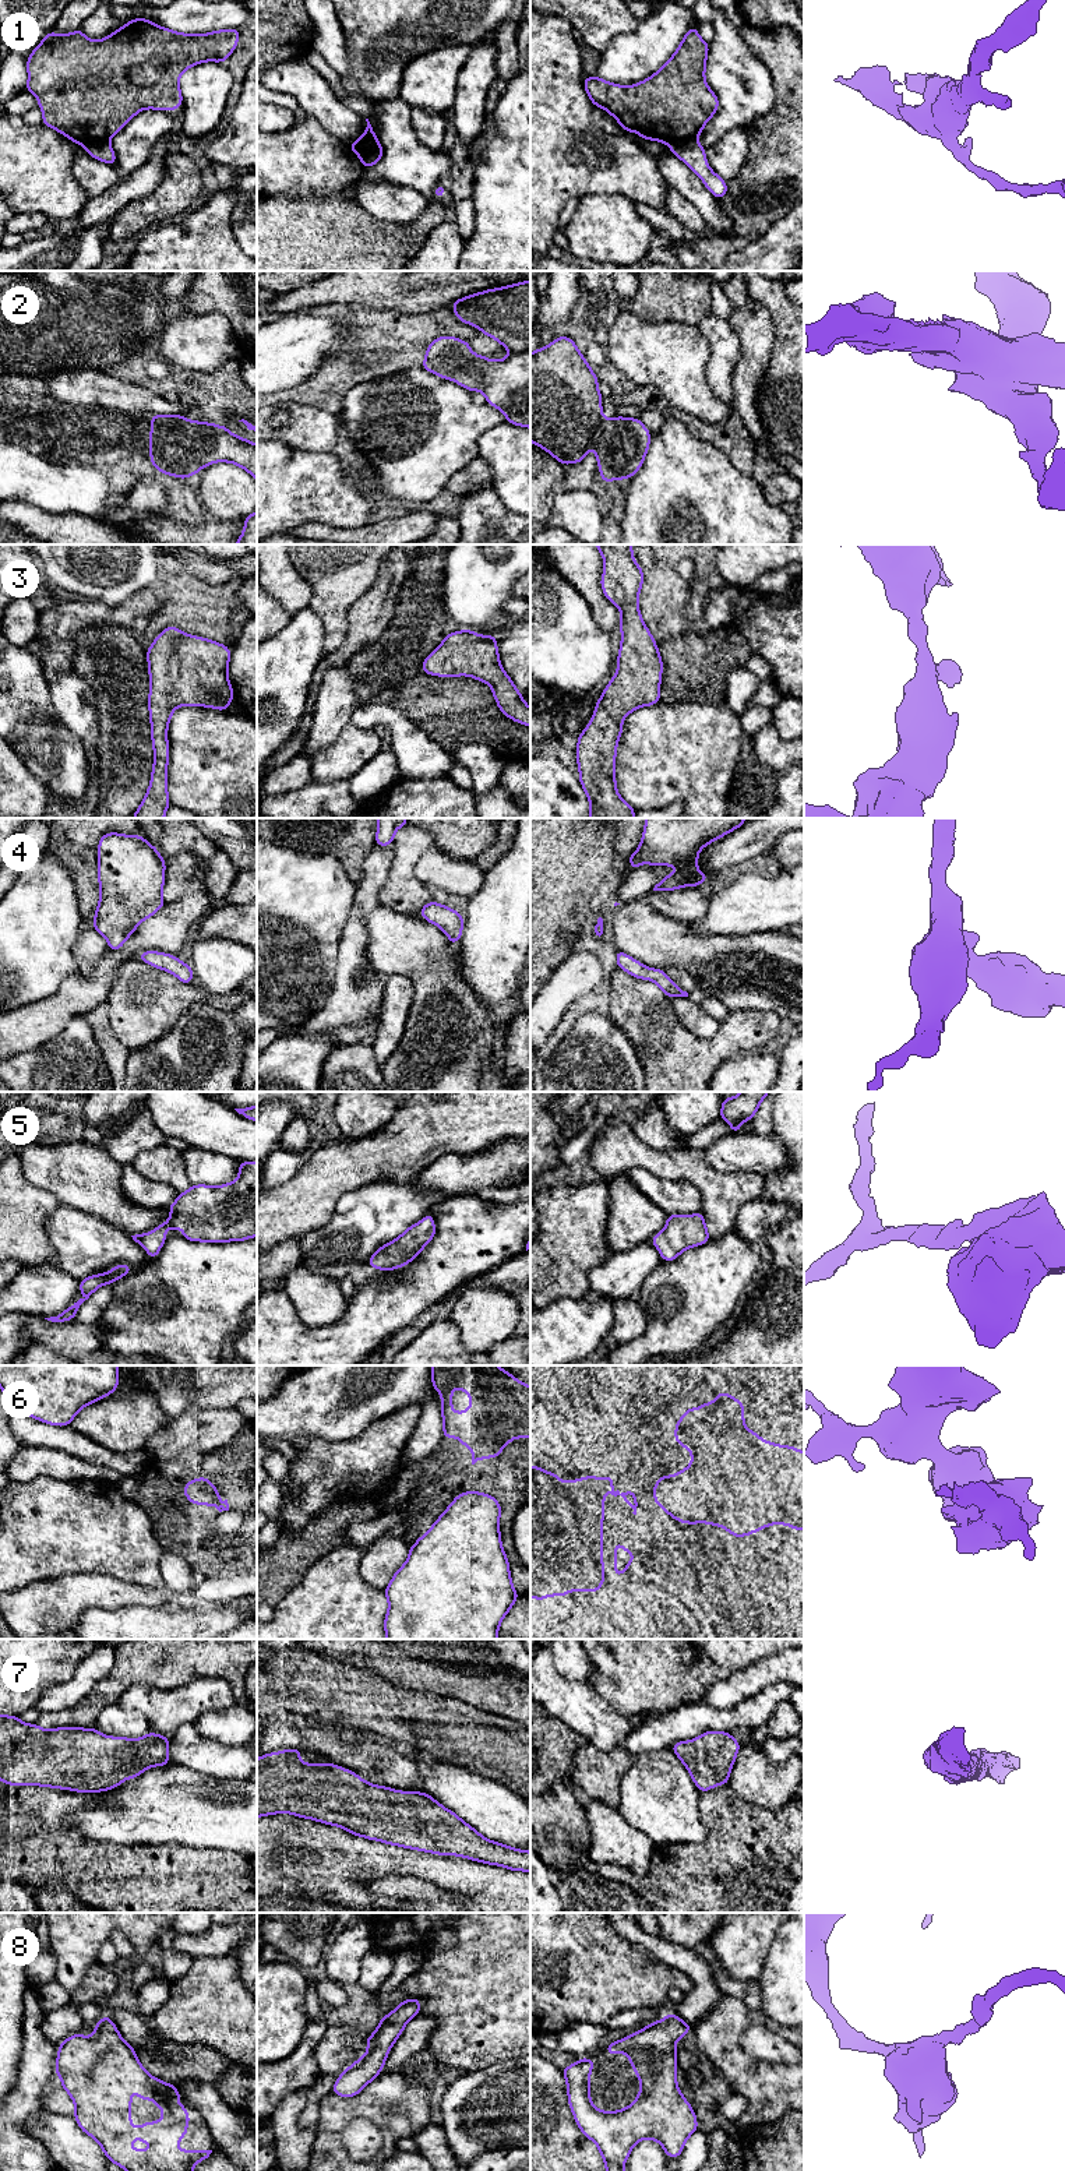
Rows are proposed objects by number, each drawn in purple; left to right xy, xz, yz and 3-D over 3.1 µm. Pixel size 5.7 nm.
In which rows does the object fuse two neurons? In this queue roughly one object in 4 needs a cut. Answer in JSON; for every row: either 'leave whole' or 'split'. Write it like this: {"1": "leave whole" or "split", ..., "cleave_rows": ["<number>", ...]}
{"1": "split", "2": "split", "3": "leave whole", "4": "leave whole", "5": "leave whole", "6": "split", "7": "leave whole", "8": "leave whole", "cleave_rows": ["1", "2", "6"]}

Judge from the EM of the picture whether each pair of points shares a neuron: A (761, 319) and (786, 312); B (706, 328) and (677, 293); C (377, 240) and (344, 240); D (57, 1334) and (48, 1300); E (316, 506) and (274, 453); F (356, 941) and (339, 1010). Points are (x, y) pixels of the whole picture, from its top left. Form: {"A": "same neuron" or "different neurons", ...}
{"A": "different neurons", "B": "different neurons", "C": "same neuron", "D": "different neurons", "E": "same neuron", "F": "same neuron"}

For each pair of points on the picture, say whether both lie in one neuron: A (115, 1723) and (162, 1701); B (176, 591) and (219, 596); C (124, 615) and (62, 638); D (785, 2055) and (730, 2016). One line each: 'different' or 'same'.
A: different
B: same
C: same
D: different

